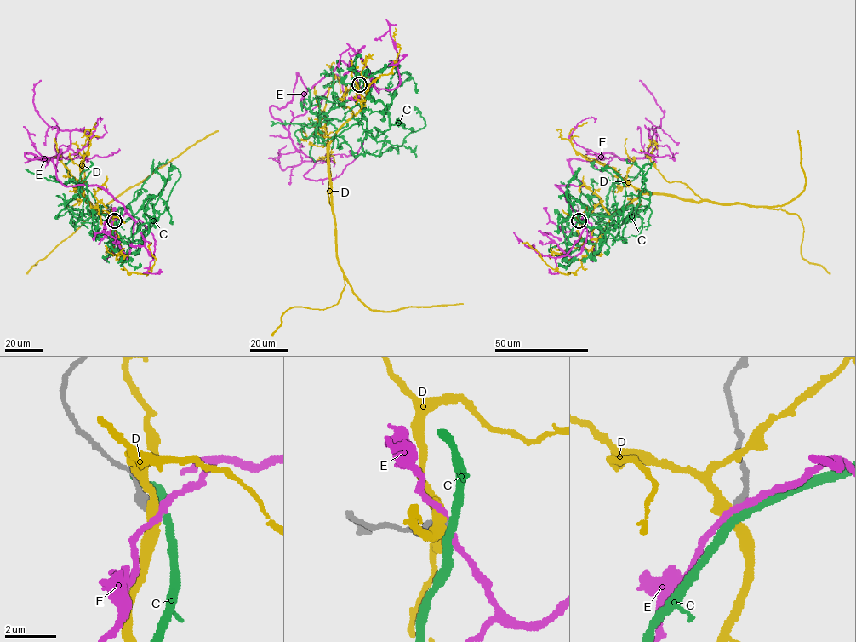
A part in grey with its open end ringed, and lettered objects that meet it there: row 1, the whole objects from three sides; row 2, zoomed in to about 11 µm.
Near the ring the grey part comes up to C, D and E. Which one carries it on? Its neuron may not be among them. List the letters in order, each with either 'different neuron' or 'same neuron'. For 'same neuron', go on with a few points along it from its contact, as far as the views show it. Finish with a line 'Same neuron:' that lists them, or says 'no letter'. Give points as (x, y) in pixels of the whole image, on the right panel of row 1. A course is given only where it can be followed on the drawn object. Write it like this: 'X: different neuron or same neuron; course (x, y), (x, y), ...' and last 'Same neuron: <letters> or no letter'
C: different neuron
D: different neuron
E: different neuron
Same neuron: no letter

